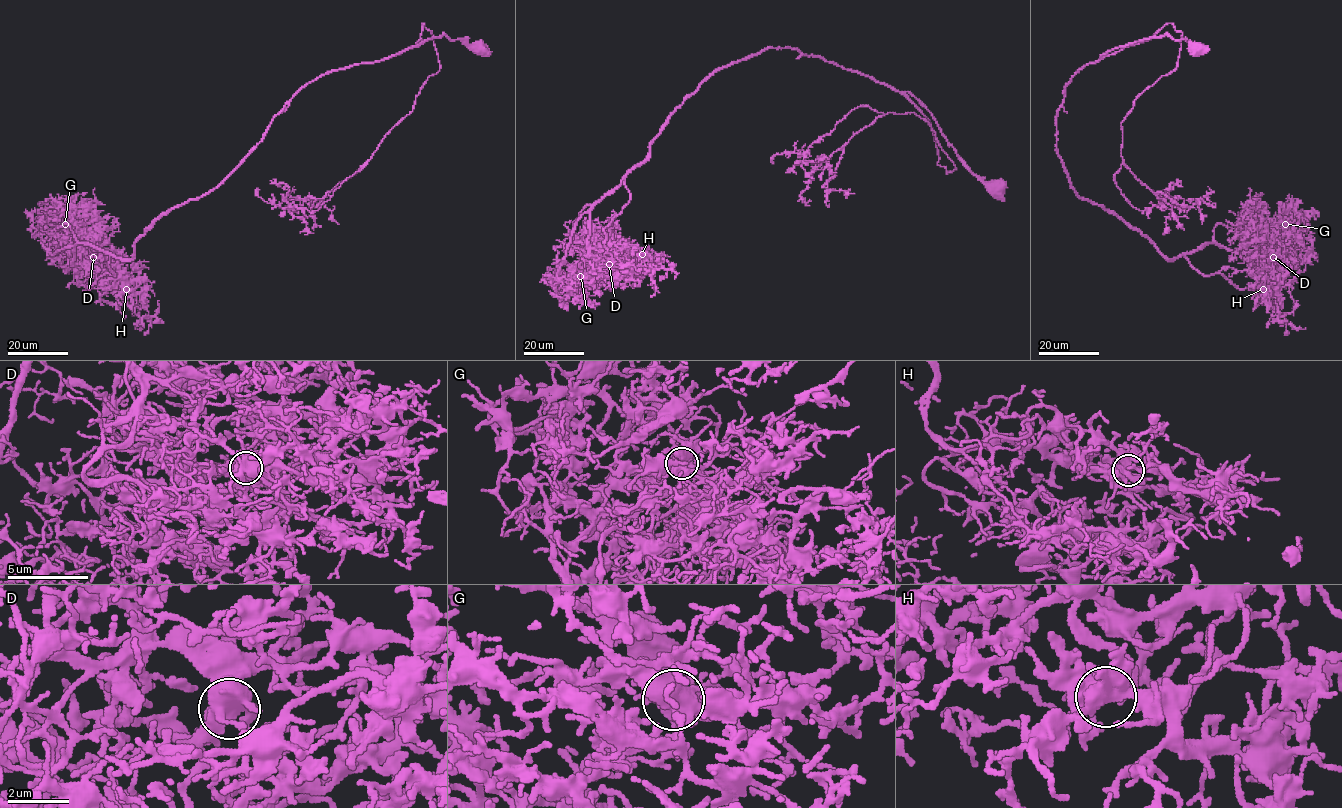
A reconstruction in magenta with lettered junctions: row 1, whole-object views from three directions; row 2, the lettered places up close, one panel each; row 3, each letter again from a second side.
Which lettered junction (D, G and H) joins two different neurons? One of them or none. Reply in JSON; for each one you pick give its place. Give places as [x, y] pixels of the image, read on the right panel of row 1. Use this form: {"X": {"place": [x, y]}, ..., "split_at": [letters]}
{"split_at": []}

